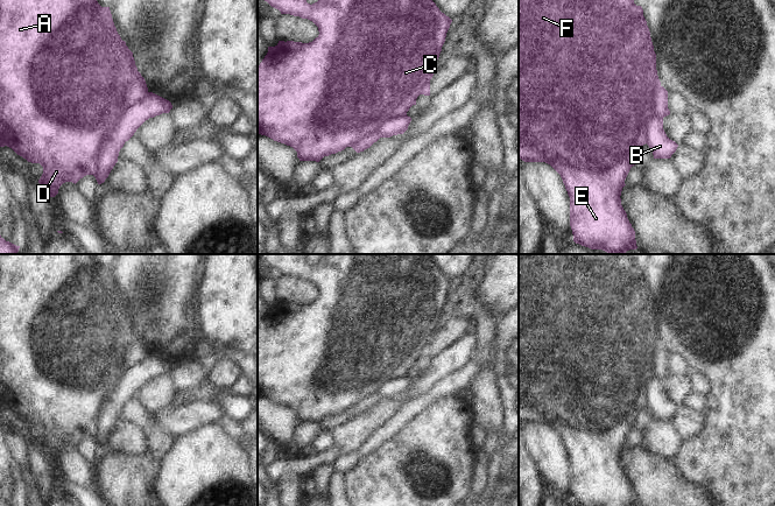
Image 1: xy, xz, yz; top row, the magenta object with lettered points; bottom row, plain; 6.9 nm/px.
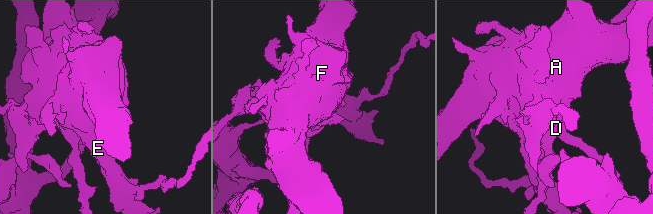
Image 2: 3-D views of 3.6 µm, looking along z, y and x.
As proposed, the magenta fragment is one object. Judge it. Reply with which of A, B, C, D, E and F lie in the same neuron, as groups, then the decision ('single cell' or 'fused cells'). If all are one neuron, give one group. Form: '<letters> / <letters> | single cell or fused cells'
A C D E F / B | fused cells

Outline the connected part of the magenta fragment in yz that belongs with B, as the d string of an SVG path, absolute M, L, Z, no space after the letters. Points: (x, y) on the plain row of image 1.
M653 377L647 382L647 406L653 413L654 420L670 420L678 406L670 401L663 391L663 380Z

